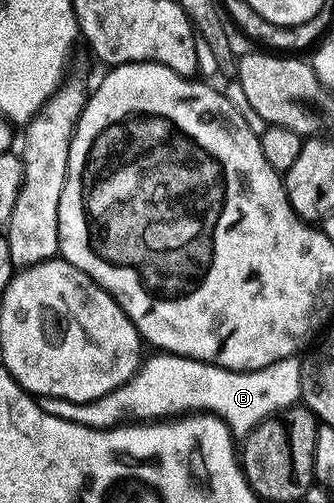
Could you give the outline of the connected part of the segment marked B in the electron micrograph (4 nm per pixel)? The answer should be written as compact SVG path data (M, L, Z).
M153 352L150 358L148 355L142 361L131 380L99 400L72 402L42 394L36 395L36 400L39 408L43 408L43 412L47 412L50 416L59 416L59 420L71 420L71 424L83 424L96 430L111 430L115 426L122 425L126 420L144 424L154 420L169 420L174 416L184 416L190 412L208 412L224 420L229 425L229 431L232 434L244 436L250 434L263 420L272 418L274 414L280 414L282 410L288 410L290 406L298 405L301 402L301 362L286 360L267 364L267 368L259 368L258 370L228 370L210 362L200 362L178 354Z

